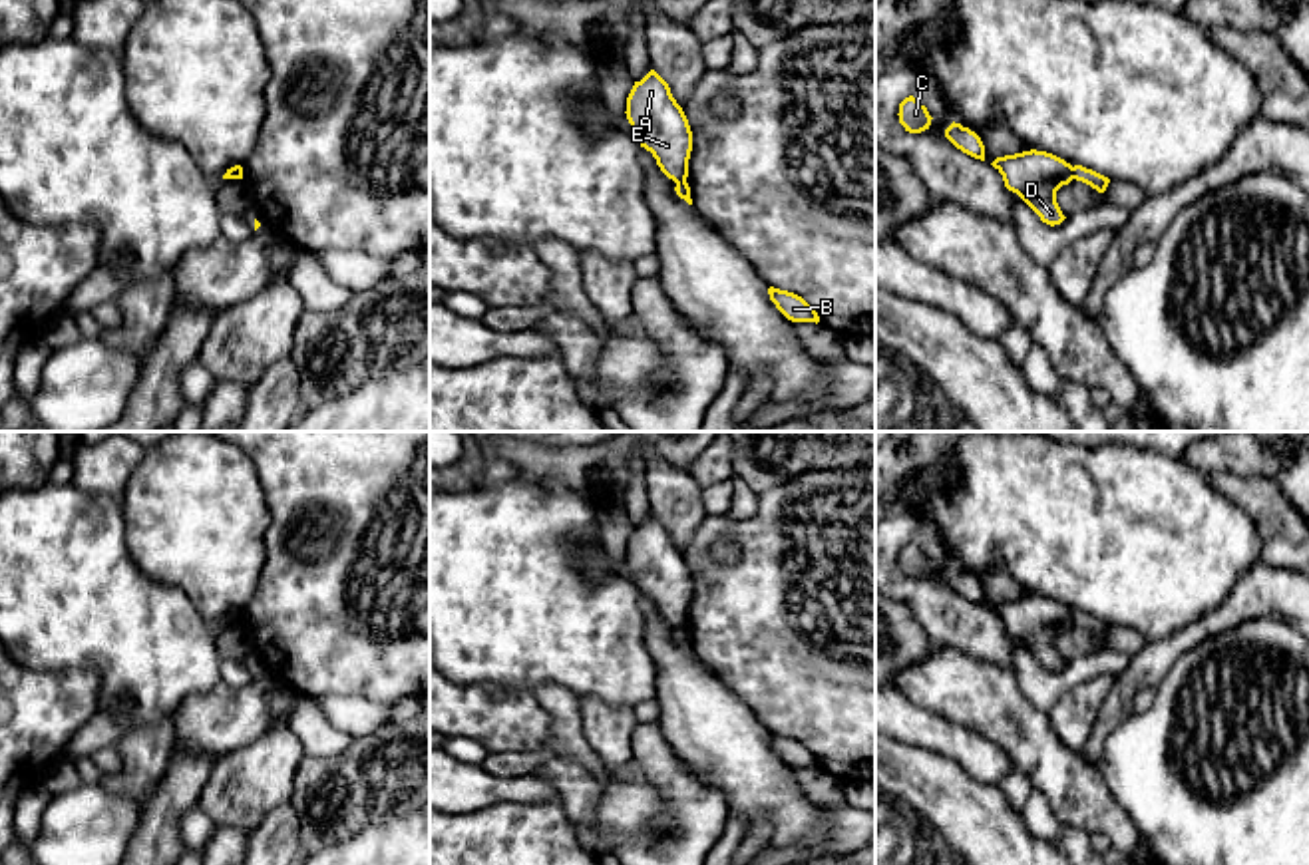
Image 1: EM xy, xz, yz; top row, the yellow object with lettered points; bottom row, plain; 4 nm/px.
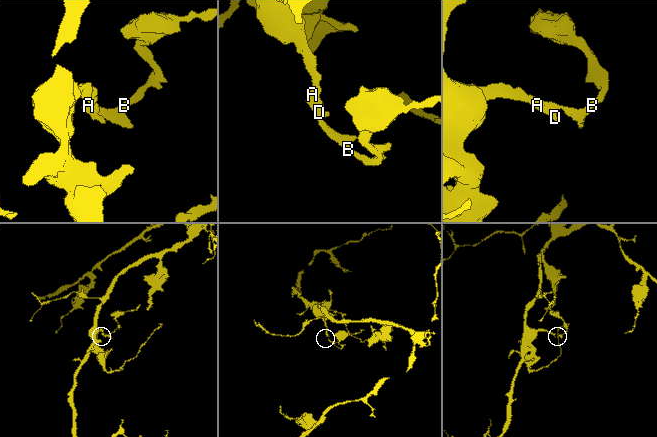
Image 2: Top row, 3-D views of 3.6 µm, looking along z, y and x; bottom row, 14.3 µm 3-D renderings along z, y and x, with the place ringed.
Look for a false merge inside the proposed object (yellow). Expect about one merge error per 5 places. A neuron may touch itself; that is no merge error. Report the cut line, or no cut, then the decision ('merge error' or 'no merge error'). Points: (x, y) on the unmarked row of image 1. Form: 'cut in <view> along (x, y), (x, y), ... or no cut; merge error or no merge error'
cut in yz along (1071, 613), (1073, 623); merge error

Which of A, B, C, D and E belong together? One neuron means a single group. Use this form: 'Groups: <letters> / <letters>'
Groups: A C D E / B

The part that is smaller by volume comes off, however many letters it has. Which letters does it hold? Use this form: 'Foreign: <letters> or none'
Foreign: B

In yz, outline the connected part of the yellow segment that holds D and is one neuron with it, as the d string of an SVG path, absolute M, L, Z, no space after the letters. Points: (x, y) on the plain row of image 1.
M1023 597L997 603L991 608L1005 626L1005 632L1017 638L1042 668L1054 672L1066 662L1056 648L1056 636L1072 626L1072 610L1046 597Z

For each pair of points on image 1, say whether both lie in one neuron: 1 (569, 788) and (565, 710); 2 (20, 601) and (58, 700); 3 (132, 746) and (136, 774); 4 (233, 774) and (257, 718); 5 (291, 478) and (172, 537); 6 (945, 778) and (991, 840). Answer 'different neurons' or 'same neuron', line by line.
1: different neurons
2: different neurons
3: same neuron
4: different neurons
5: different neurons
6: same neuron

